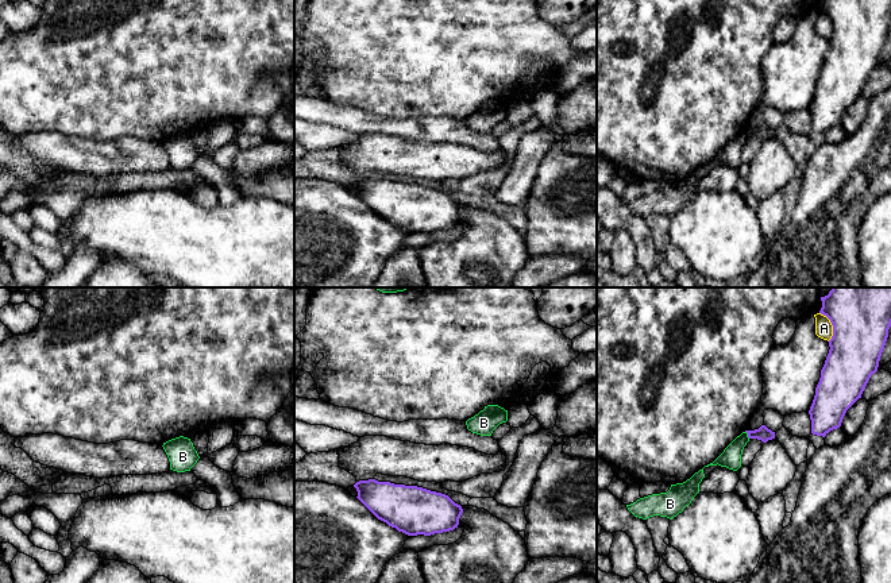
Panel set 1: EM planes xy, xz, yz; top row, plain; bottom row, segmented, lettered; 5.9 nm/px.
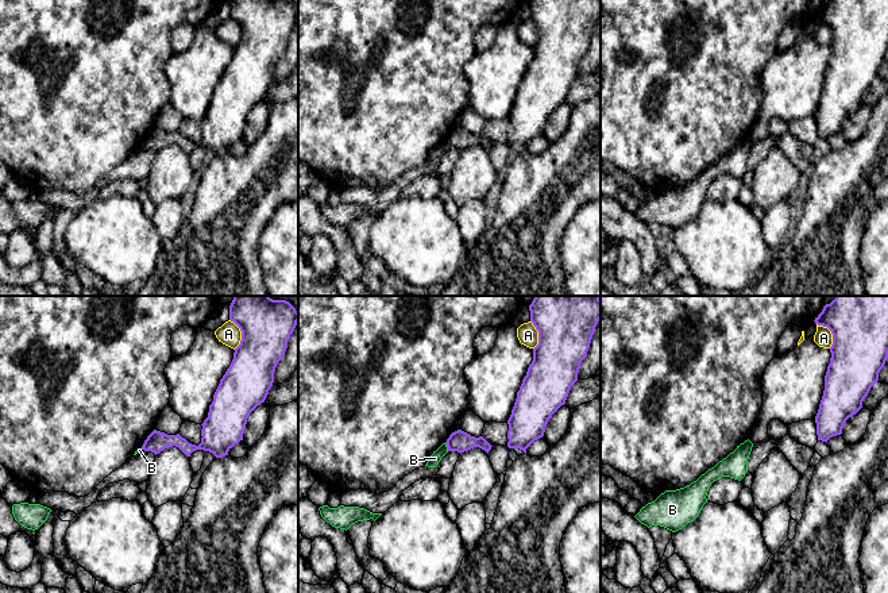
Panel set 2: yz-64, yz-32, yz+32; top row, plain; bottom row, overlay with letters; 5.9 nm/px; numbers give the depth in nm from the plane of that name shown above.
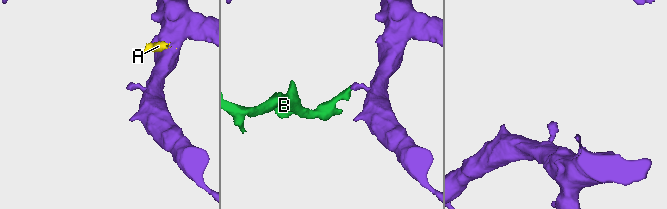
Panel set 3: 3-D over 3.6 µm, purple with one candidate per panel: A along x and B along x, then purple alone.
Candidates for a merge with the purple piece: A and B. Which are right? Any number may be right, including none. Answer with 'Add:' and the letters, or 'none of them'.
Add: none of them

